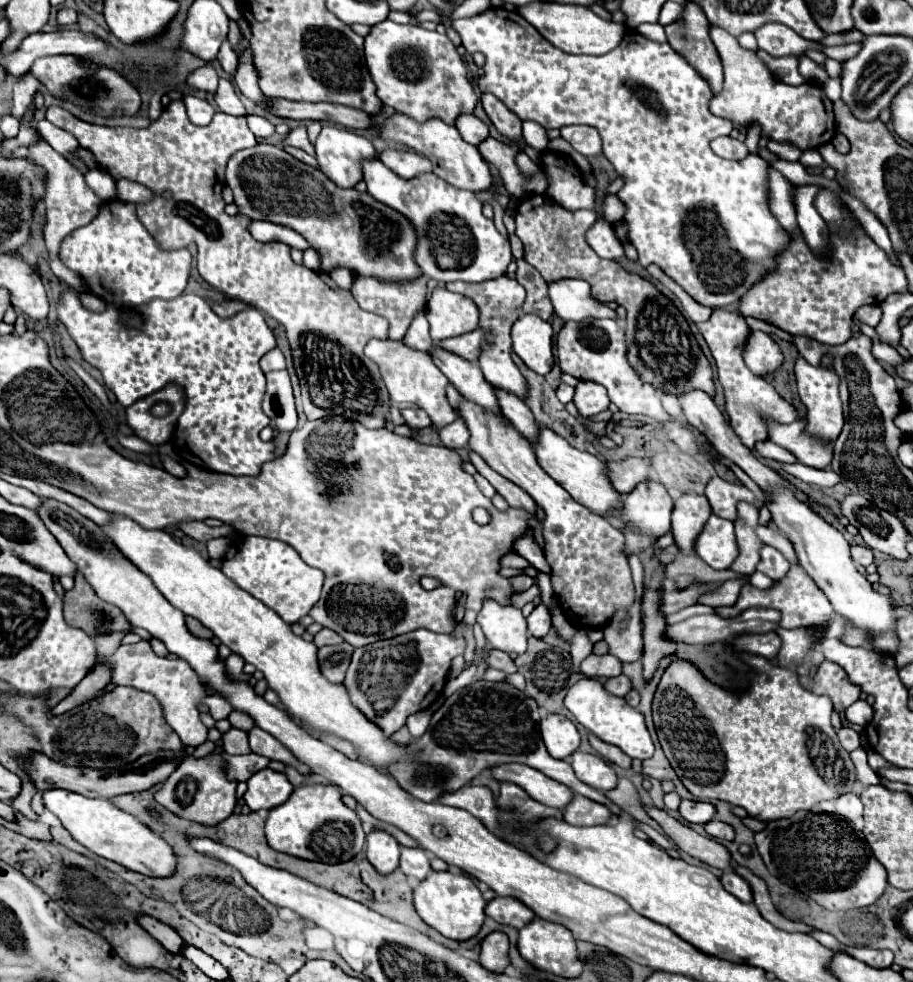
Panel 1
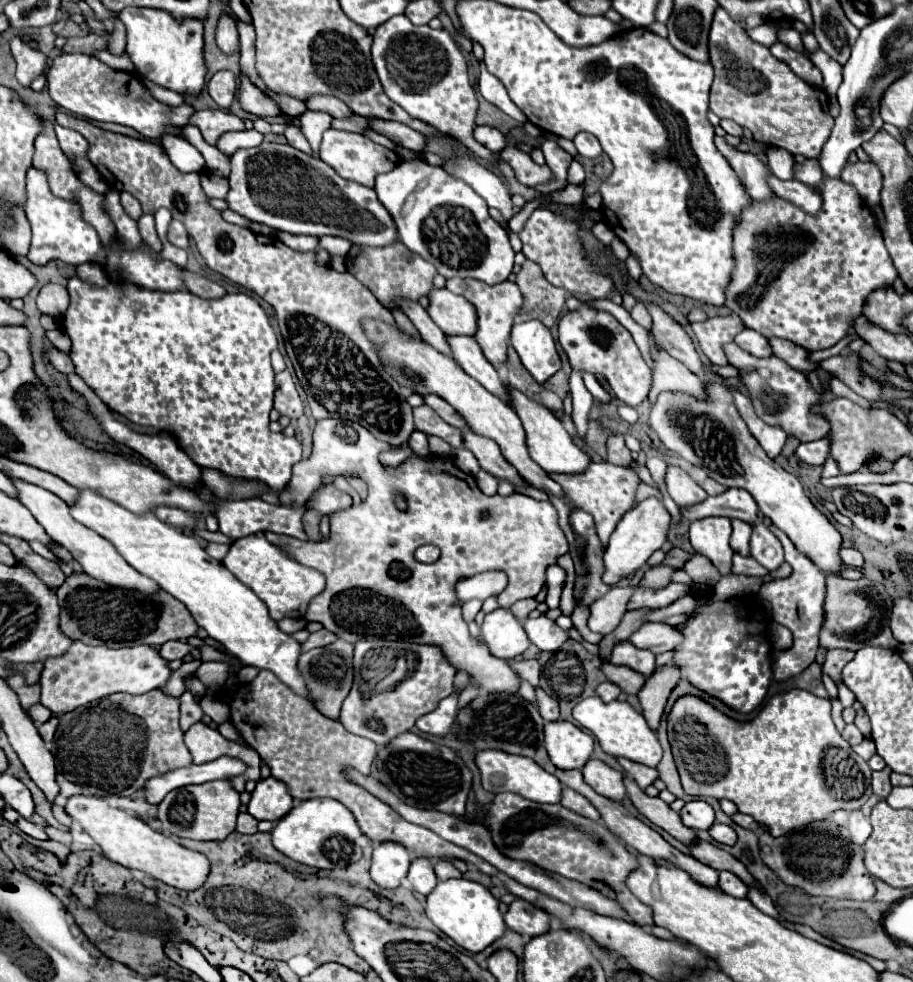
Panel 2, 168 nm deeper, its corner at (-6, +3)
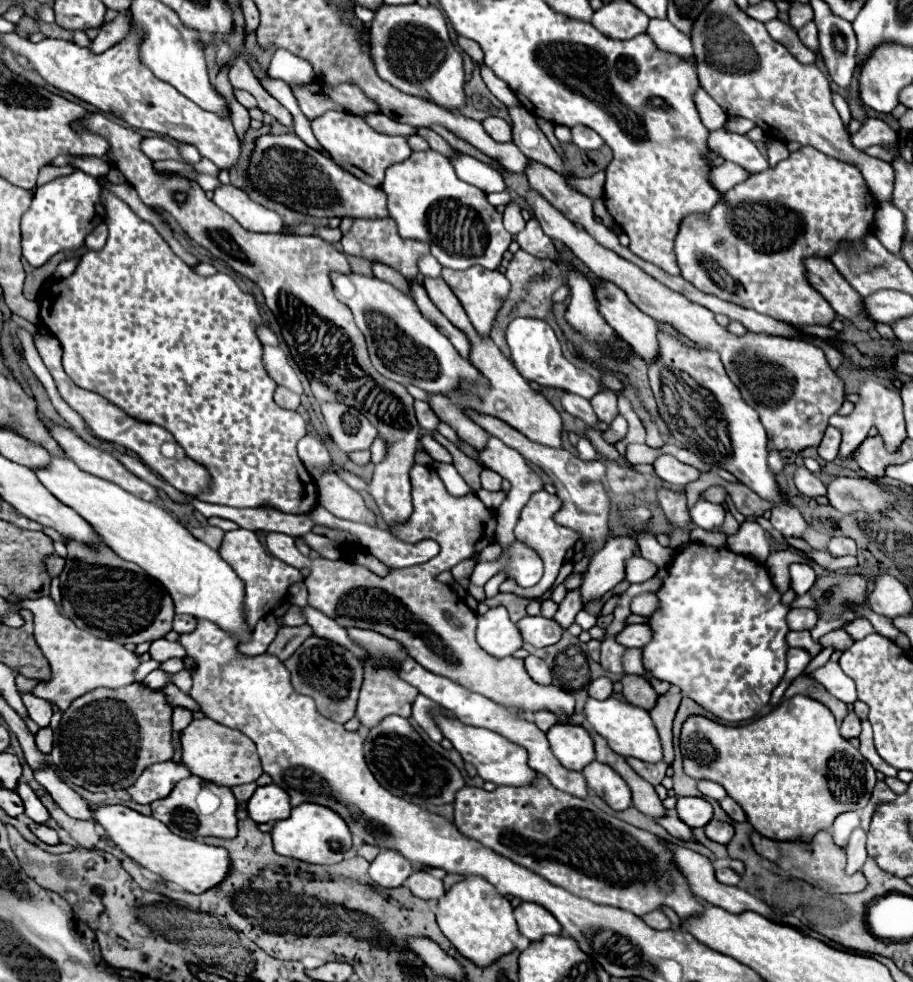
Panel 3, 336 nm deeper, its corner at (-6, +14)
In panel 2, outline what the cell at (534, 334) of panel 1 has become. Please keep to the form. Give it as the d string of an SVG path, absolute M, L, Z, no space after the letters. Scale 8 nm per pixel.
M540 320L518 322L512 326L510 344L516 348L526 370L542 384L560 370L560 358L550 328Z

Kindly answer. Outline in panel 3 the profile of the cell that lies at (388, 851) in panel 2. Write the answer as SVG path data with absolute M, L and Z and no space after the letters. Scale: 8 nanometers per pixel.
M392 849L380 851L380 855L370 863L370 877L380 887L400 887L408 877L412 875L412 865L406 861L400 853L394 853Z

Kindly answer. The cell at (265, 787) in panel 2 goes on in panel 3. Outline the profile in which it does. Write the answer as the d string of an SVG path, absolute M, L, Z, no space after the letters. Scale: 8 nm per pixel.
M278 785L258 787L248 801L248 815L256 823L274 823L290 817L290 799Z

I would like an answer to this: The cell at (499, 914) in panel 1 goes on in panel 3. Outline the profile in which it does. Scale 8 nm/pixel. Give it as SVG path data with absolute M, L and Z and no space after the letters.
M522 903L514 909L518 929L530 941L540 941L544 935L562 935L560 923L536 903Z

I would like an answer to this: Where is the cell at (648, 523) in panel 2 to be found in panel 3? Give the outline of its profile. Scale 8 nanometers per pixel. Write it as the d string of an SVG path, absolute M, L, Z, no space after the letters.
M632 533L610 537L606 545L592 555L588 571L584 573L584 583L580 587L582 605L602 599L626 577L626 559L634 555L636 537Z

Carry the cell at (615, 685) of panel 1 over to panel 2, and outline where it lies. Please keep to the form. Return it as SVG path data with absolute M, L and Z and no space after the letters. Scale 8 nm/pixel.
M602 682L598 688L596 688L596 694L604 700L604 702L612 702L612 700L616 700L622 692L620 692L620 688L616 688L616 684L612 684L612 682Z

